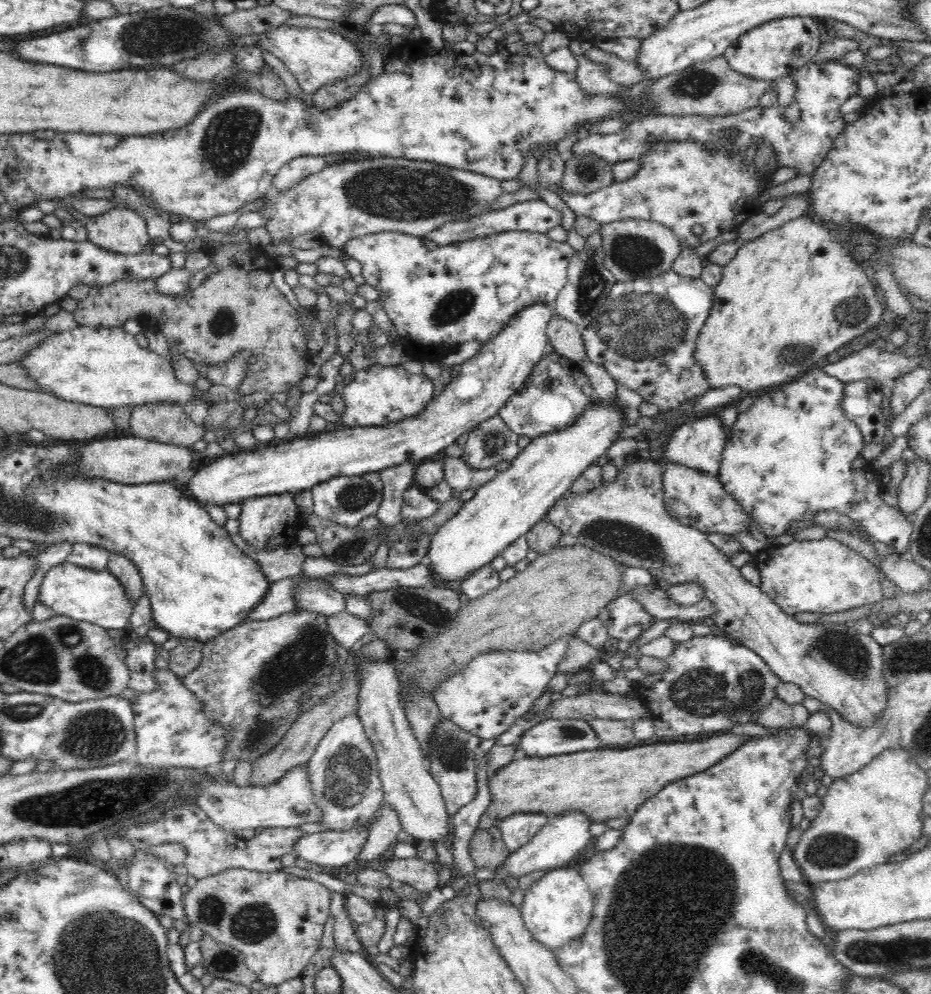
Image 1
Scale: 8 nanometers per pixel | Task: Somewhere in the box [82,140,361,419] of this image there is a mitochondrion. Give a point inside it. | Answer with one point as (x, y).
(223, 323)

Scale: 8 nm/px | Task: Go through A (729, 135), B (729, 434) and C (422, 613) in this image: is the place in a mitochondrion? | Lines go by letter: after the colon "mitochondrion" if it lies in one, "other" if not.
A: mitochondrion
B: other
C: mitochondrion

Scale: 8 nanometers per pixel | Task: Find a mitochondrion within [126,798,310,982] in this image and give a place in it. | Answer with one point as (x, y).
(251, 925)

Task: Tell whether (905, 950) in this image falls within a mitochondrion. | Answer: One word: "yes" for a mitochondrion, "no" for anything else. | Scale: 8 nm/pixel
yes

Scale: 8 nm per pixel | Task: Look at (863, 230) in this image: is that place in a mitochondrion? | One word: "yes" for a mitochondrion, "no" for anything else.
no

